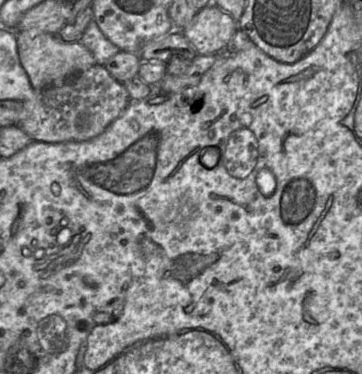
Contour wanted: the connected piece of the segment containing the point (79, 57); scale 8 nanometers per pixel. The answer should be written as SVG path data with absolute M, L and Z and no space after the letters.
M41 31L17 32L18 55L34 90L58 84L80 71L90 68L96 61L81 42L65 42L57 34Z

